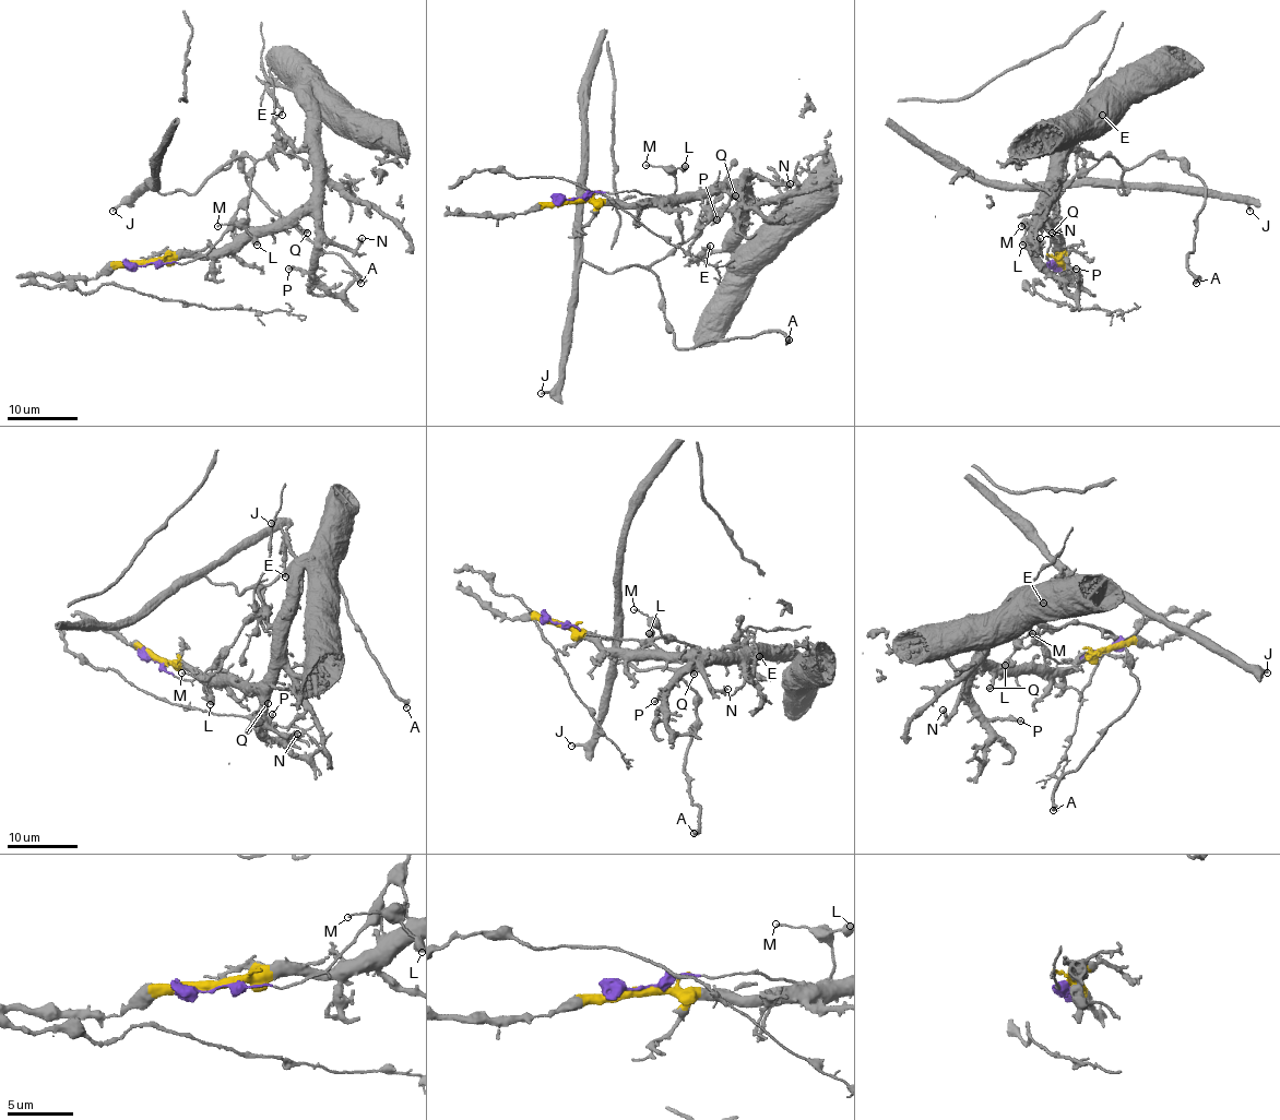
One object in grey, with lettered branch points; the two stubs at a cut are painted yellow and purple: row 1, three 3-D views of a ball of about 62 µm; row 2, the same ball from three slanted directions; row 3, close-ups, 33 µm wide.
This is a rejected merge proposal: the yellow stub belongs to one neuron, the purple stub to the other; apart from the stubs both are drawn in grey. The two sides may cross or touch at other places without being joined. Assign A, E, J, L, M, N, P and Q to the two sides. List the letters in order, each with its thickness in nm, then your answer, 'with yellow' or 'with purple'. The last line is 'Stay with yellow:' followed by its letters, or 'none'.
A: calibre 320 nm; with purple
E: calibre 190 nm; with yellow
J: calibre 260 nm; with purple
L: calibre 600 nm; with purple
M: calibre 140 nm; with purple
N: calibre 200 nm; with yellow
P: calibre 300 nm; with yellow
Q: calibre 400 nm; with yellow
Stay with yellow: E, N, P, Q

